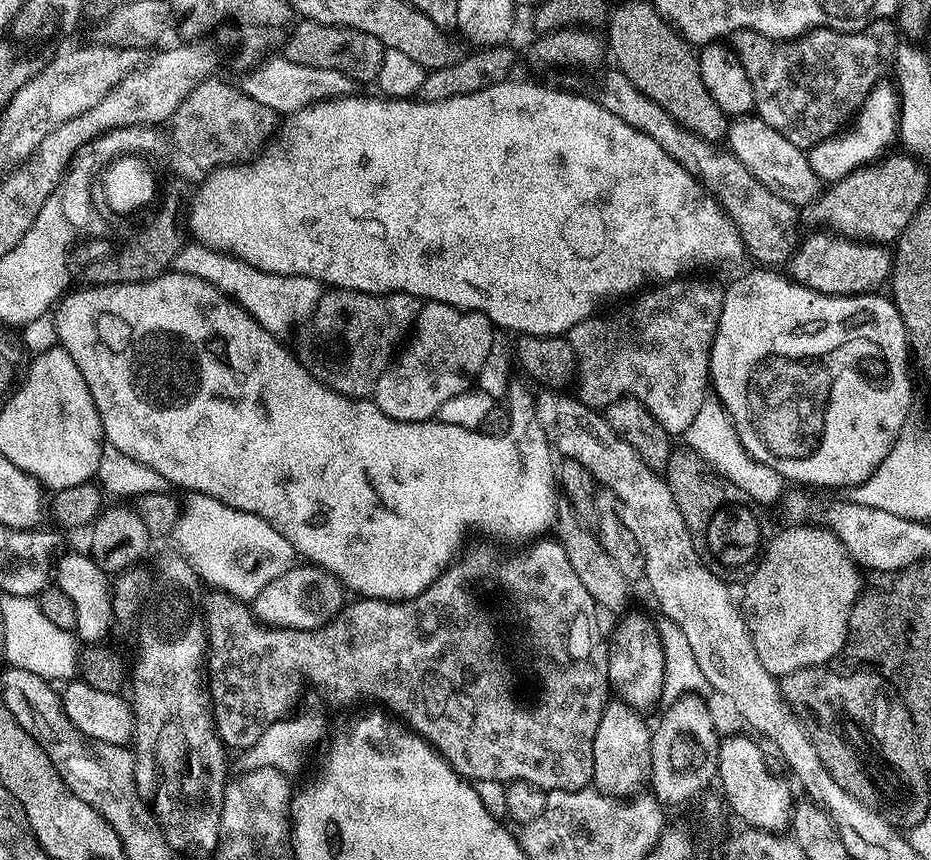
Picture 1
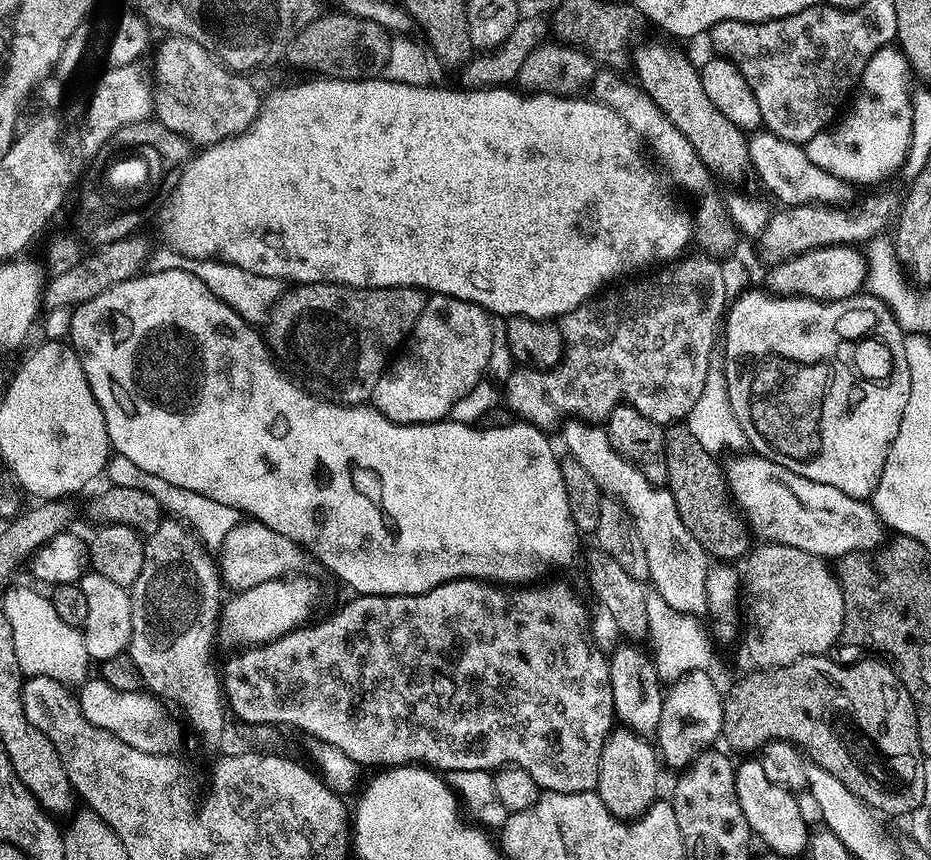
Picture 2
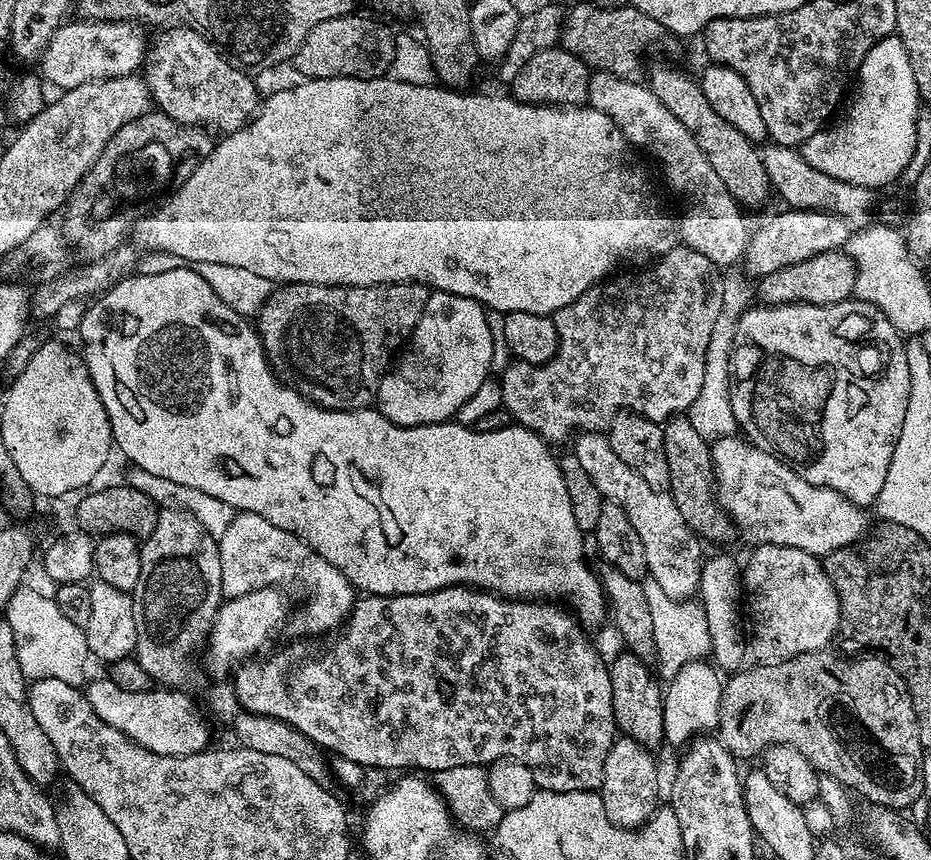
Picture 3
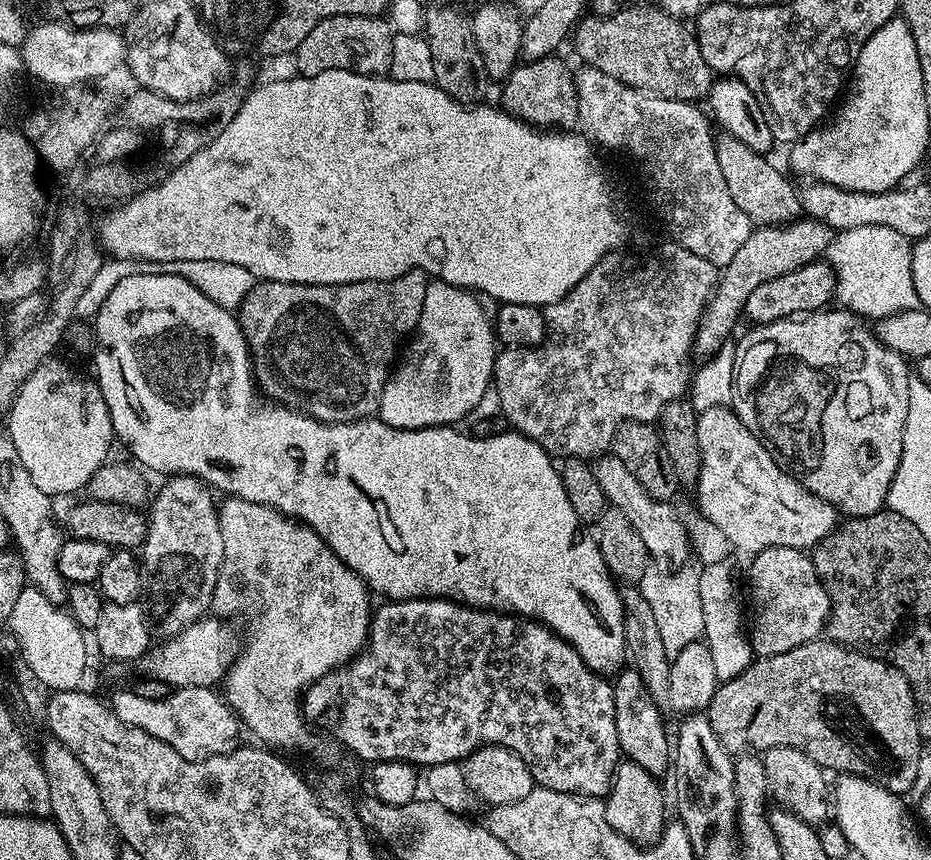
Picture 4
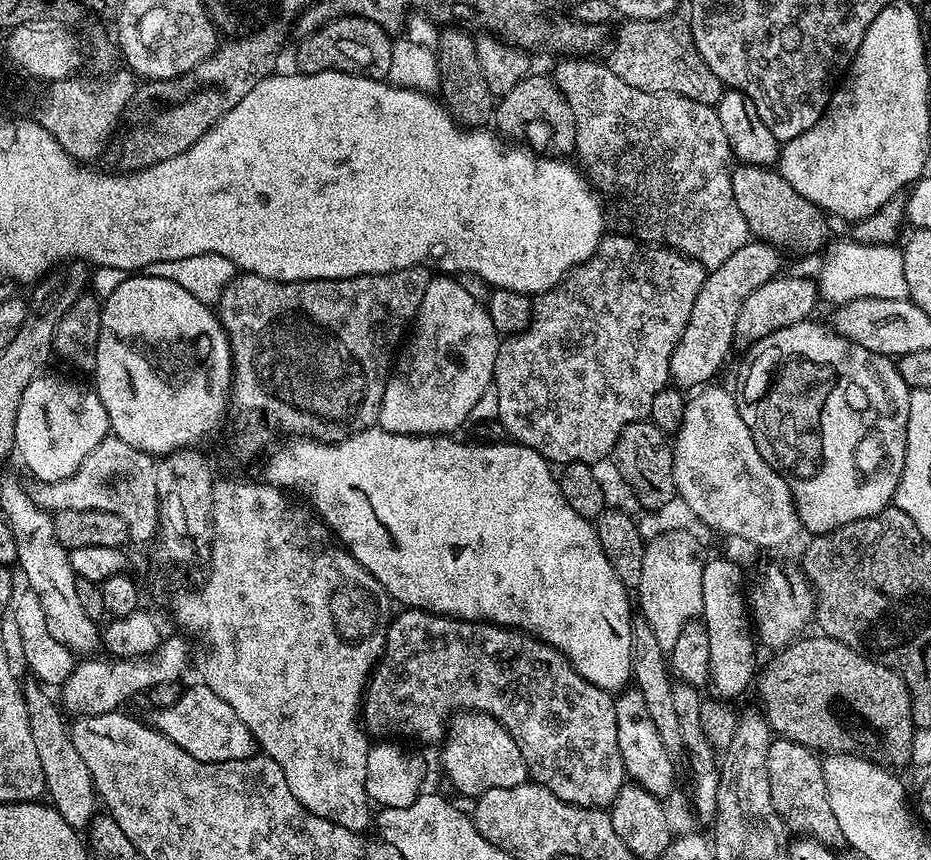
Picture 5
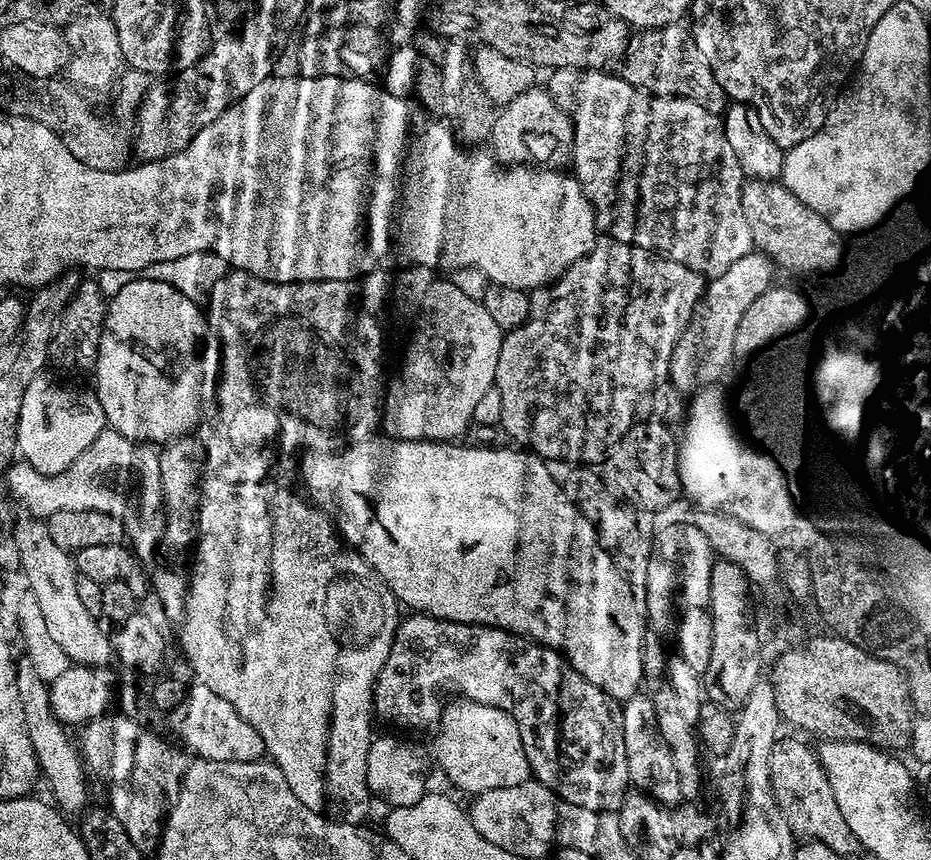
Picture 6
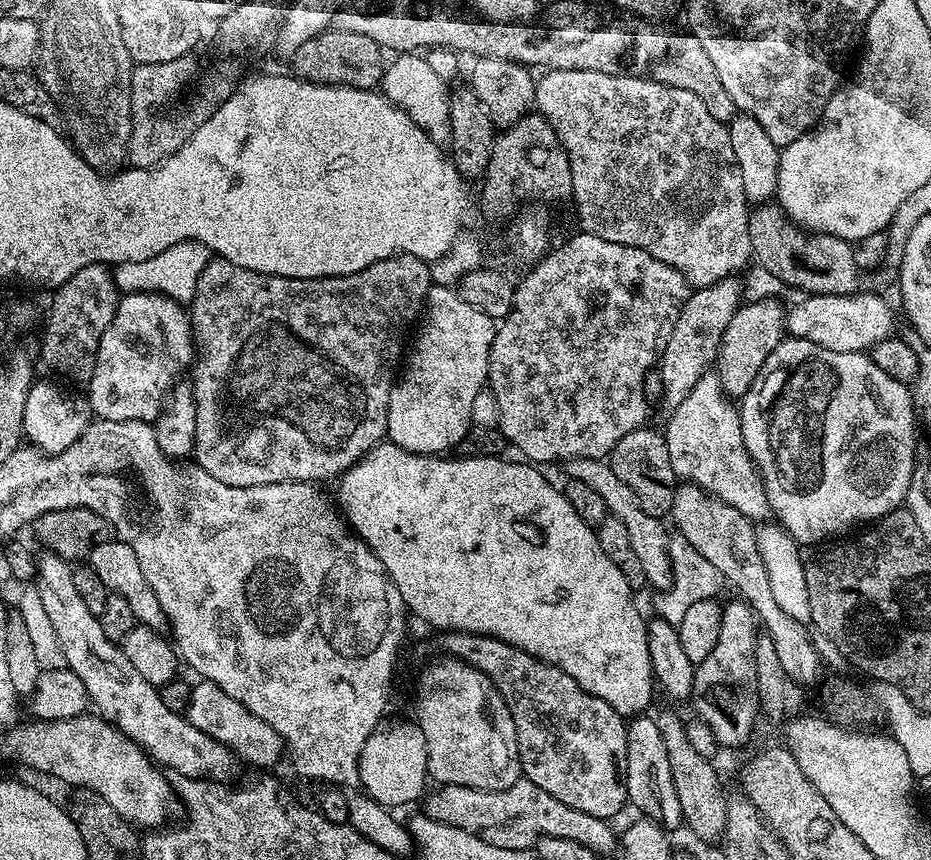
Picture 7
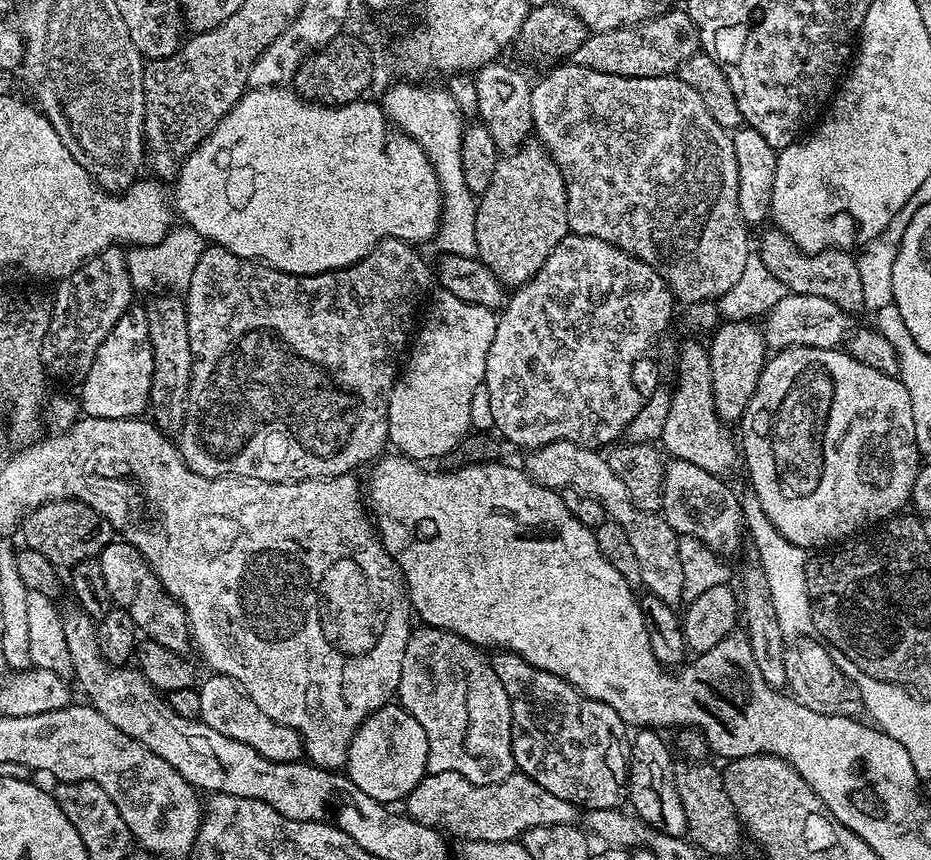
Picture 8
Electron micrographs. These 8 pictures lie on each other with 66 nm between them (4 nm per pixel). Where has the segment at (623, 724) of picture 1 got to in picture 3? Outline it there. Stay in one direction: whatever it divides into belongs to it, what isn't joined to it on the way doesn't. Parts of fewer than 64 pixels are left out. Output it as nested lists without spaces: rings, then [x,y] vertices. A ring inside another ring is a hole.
[[[617,738],[610,746],[598,791],[604,803],[606,818],[610,818],[616,828],[638,829],[656,813],[661,803],[660,776],[656,773],[656,760],[652,756],[655,755],[649,749],[627,738]]]

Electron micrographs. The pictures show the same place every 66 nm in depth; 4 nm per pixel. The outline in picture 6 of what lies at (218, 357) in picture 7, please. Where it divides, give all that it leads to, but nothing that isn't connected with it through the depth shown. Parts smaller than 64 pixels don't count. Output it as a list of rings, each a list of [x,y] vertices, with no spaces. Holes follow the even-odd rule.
[[[404,266],[399,270],[401,272],[398,273],[397,276],[391,276],[390,273],[384,272],[388,270],[377,270],[375,272],[367,272],[365,276],[361,276],[355,280],[302,280],[299,284],[280,284],[276,280],[263,280],[257,276],[252,276],[249,272],[229,270],[229,272],[222,278],[218,278],[218,282],[214,282],[214,290],[210,290],[210,294],[206,301],[206,315],[208,317],[208,324],[212,328],[212,331],[215,332],[216,338],[219,341],[220,374],[214,393],[214,399],[216,399],[216,421],[213,422],[212,429],[208,432],[208,437],[203,437],[202,440],[206,468],[211,475],[217,476],[220,480],[234,482],[235,484],[245,484],[246,482],[254,482],[255,484],[258,484],[269,479],[268,471],[271,470],[272,463],[276,460],[276,451],[278,451],[279,448],[284,452],[296,452],[299,448],[308,448],[304,450],[311,450],[313,453],[338,452],[341,448],[355,441],[367,440],[369,436],[377,431],[378,425],[382,420],[382,397],[386,391],[386,375],[384,376],[384,347],[388,344],[388,323],[391,322],[392,316],[398,315],[403,308],[415,309],[417,305],[419,305],[420,299],[424,296],[424,291],[428,289],[428,285],[431,284],[434,279],[433,273],[429,271],[429,269],[419,266]]]

